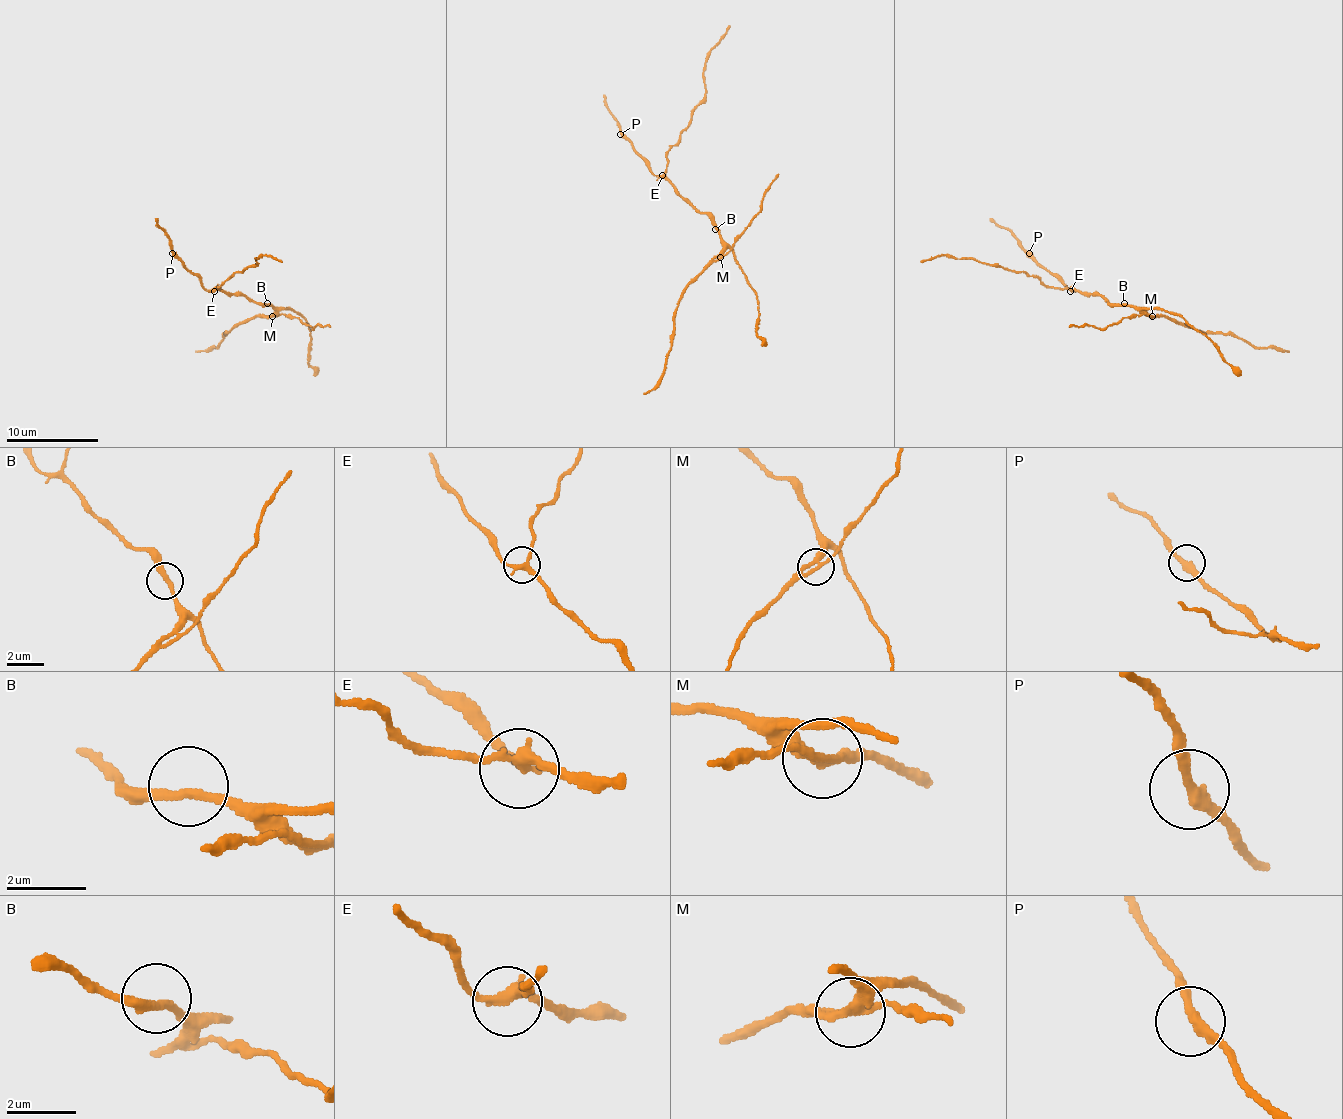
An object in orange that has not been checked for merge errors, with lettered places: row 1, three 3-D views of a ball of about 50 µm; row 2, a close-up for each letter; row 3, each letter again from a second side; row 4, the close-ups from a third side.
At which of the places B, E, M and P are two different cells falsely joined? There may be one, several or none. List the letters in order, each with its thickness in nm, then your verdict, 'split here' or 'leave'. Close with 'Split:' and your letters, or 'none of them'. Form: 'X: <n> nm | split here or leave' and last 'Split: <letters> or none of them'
B: 240 nm | leave
E: 240 nm | split here
M: 240 nm | split here
P: 320 nm | leave
Split: E, M

